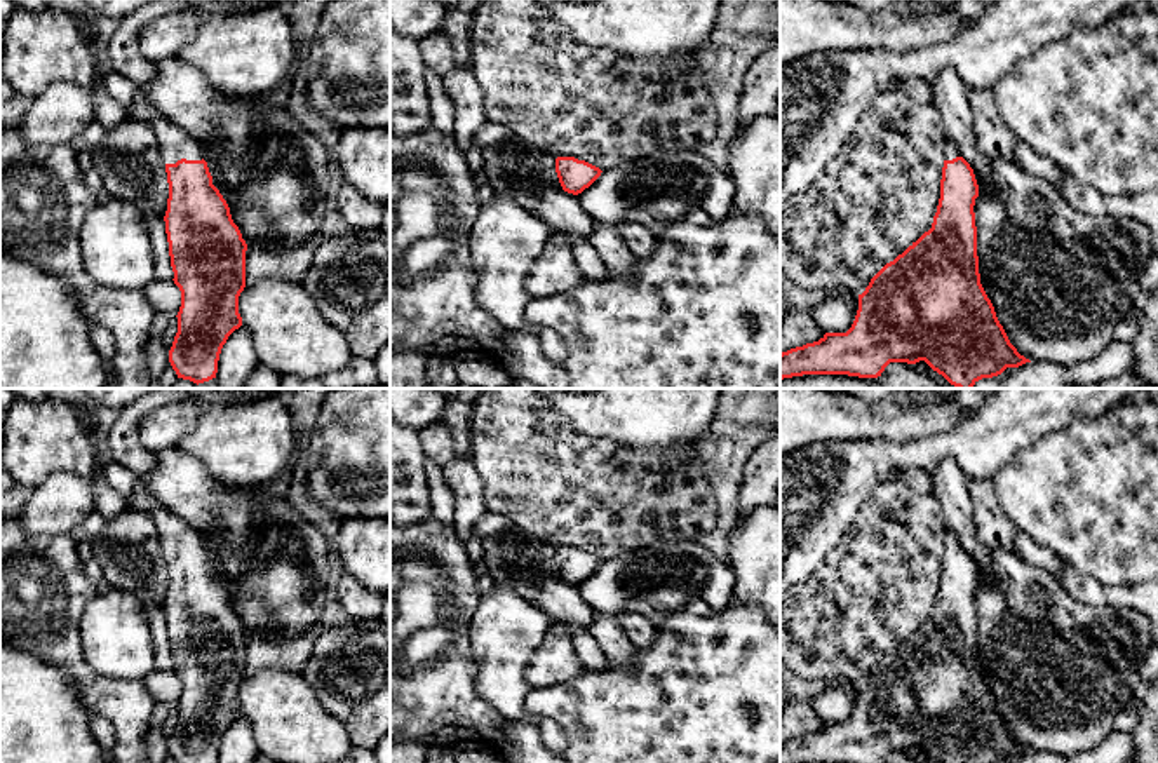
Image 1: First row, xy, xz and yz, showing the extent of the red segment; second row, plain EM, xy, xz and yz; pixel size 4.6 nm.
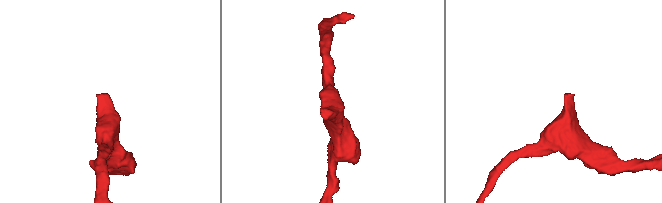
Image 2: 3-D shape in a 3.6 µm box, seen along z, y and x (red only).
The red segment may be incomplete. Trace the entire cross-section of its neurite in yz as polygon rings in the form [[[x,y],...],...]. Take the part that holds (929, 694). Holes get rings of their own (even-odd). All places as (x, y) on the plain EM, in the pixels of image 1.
[[[953,531],[944,549],[932,618],[871,669],[846,723],[825,723],[818,732],[782,742],[780,763],[883,763],[890,753],[919,751],[937,763],[1003,763],[1031,753],[1010,733],[980,674],[973,559]]]

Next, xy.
[[[141,477],[127,495],[127,507],[148,512],[158,530],[165,554],[169,589],[164,606],[174,674],[181,681],[178,723],[169,740],[176,763],[218,763],[218,751],[228,726],[242,716],[239,686],[246,678],[246,641],[230,598],[212,575],[202,538],[181,517],[158,505]]]

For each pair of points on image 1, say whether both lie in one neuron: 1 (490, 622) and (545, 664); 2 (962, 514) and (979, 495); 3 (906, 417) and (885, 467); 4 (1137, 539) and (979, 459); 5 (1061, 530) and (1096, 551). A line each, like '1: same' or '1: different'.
1: different
2: different
3: different
4: different
5: same

